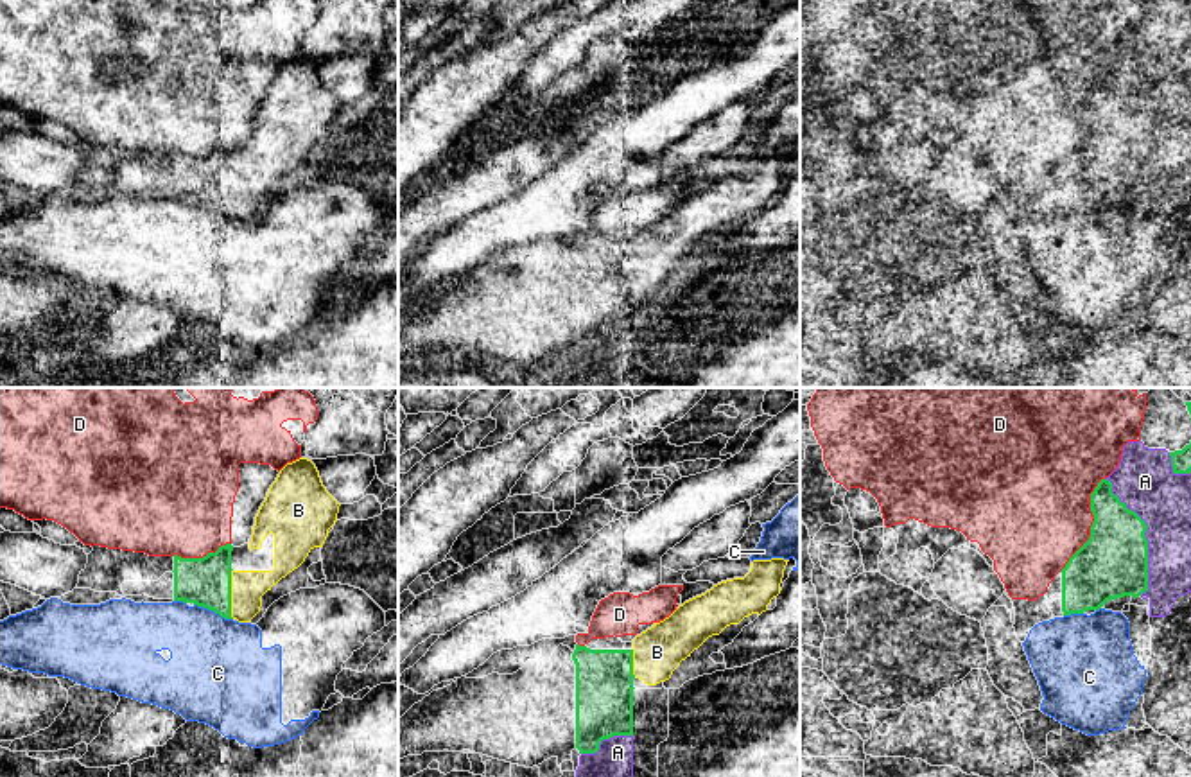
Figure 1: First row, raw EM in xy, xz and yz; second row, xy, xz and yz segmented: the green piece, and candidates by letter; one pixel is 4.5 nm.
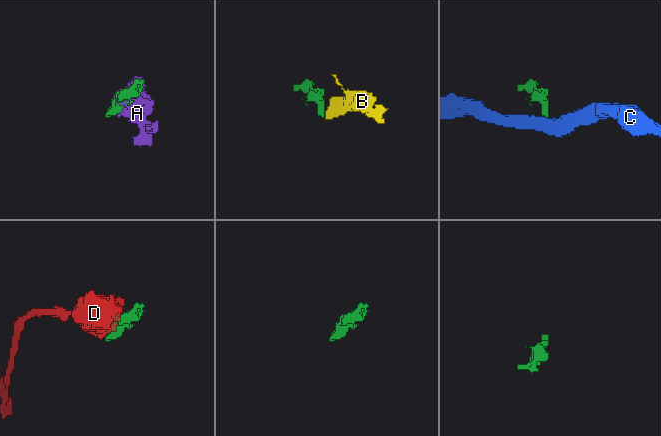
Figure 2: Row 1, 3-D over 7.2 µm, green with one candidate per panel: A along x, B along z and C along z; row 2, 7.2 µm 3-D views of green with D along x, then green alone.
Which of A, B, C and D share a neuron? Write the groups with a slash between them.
A B / C / D

